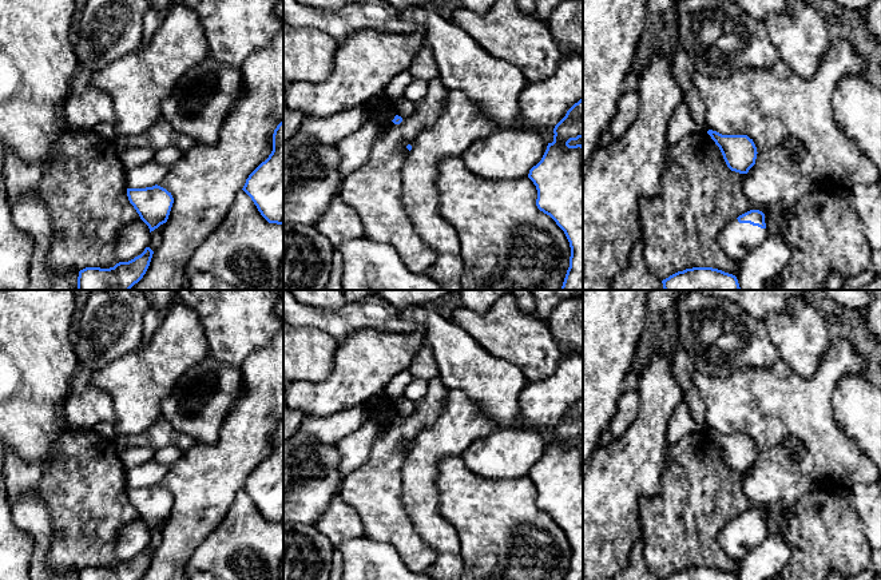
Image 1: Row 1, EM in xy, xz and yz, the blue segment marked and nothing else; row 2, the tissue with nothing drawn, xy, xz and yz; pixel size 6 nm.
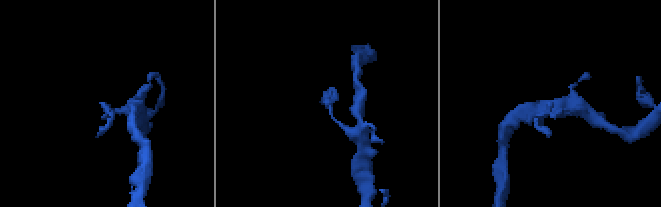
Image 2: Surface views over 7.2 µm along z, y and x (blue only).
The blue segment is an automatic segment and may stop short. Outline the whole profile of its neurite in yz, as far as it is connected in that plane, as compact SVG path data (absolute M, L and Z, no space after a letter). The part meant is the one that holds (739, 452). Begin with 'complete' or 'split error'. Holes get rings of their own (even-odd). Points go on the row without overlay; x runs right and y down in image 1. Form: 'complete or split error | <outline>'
complete | M709 429L707 433L719 446L727 466L739 473L747 473L755 464L757 446L747 434L722 434Z

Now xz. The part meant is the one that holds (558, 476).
complete | M583 397L555 425L553 433L553 441L548 442L541 460L529 469L528 477L537 489L537 508L556 521L570 541L570 567L564 580L583 580L583 445L568 444L583 437Z

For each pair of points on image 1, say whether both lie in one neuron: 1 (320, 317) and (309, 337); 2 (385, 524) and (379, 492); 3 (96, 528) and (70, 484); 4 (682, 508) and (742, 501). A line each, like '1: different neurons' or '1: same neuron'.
1: different neurons
2: same neuron
3: same neuron
4: same neuron

